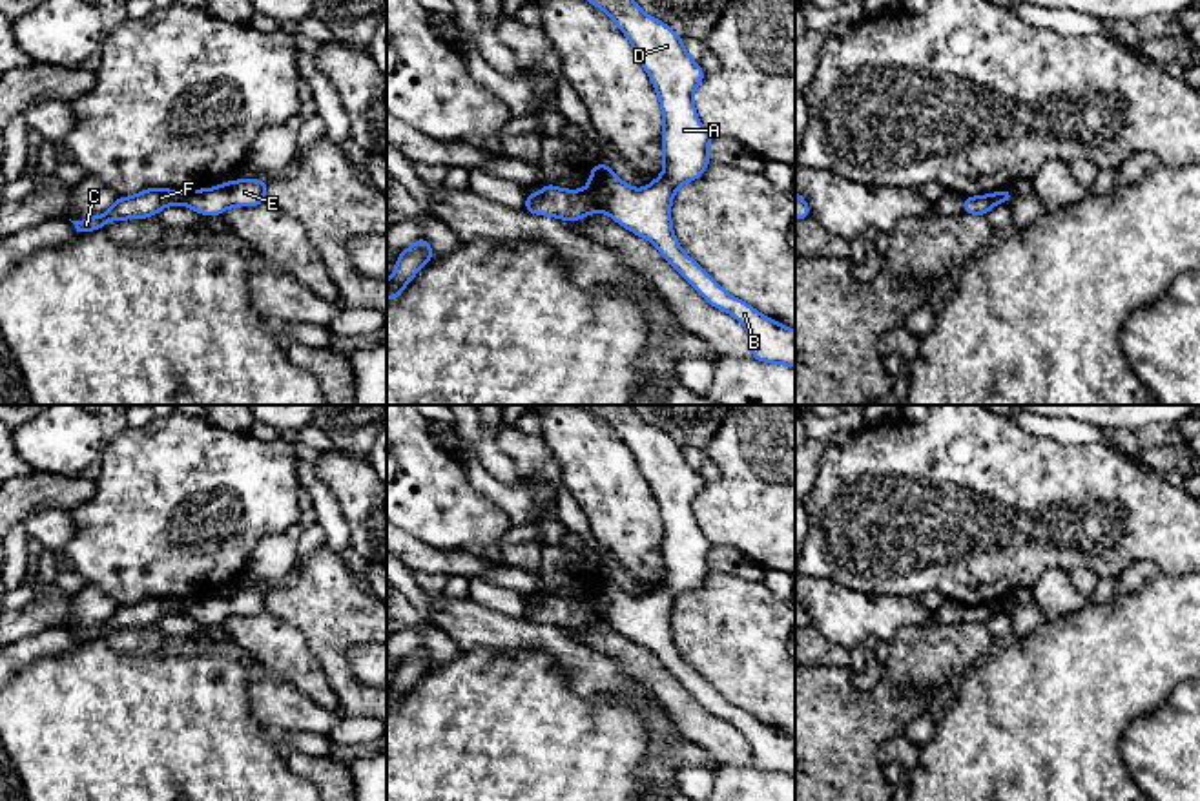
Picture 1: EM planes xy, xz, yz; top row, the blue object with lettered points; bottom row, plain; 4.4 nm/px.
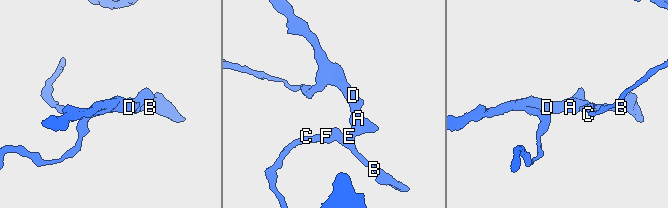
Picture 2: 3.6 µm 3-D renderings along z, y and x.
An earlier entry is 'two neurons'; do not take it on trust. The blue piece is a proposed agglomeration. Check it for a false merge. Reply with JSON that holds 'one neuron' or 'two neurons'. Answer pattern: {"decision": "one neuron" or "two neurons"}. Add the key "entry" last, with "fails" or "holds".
{"decision": "two neurons", "entry": "holds"}

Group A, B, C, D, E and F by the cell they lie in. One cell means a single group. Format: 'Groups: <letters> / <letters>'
Groups: A B D E / C F

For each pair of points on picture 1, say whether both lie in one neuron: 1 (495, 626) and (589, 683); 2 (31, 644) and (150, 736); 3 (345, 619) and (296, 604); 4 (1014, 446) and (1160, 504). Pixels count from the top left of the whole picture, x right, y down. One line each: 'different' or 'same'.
1: same
2: different
3: same
4: same

